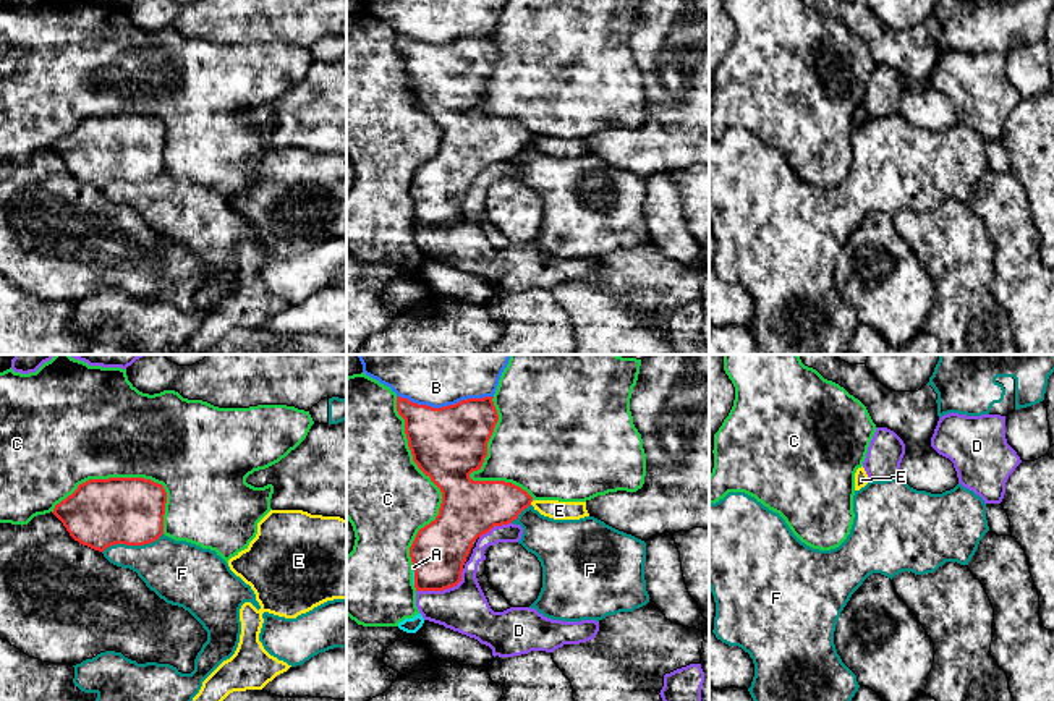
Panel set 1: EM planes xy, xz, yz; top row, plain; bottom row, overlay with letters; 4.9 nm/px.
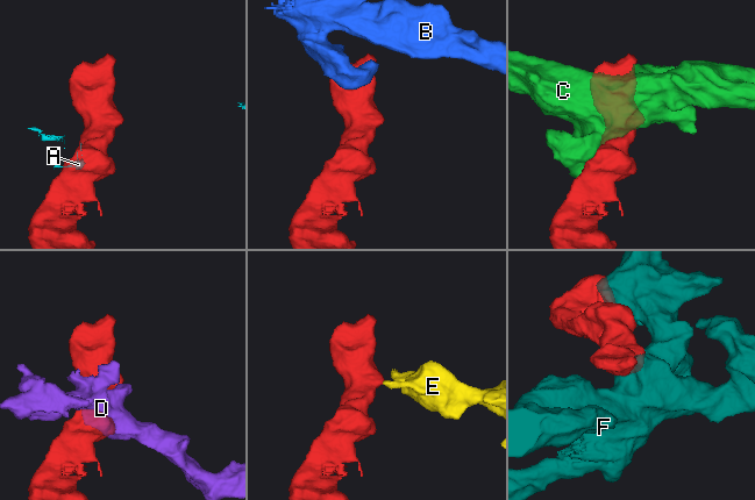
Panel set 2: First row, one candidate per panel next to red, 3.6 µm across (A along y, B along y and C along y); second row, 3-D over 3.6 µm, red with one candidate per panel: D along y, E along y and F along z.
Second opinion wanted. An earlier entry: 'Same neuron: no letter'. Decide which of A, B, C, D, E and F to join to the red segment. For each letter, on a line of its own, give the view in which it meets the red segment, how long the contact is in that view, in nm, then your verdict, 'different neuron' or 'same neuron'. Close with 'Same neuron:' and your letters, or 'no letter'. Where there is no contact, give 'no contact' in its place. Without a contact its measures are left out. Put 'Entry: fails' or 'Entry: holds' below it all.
A: meets red in xz; contact 100 nm long; different neuron
B: meets red in xz; contact 480 nm long; different neuron
C: meets red in xz; contact 850 nm long; different neuron
D: meets red in xz; contact 260 nm long; different neuron
E: meets red in xz; contact 30 nm long; different neuron
F: meets red in xy; contact 320 nm long; different neuron
Same neuron: no letter
Entry: holds

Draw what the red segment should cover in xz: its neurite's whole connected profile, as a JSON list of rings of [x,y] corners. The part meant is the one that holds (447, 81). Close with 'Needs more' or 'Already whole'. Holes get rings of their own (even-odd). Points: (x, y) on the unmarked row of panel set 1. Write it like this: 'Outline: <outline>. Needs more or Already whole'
Outline: [[[397,34],[397,49],[405,57],[413,99],[442,130],[439,152],[418,168],[410,185],[416,228],[444,228],[457,223],[473,180],[494,164],[516,157],[533,139],[526,128],[512,120],[470,115],[473,108],[481,107],[487,94],[487,79],[499,58],[492,36],[468,36],[432,45]]]. Already whole

